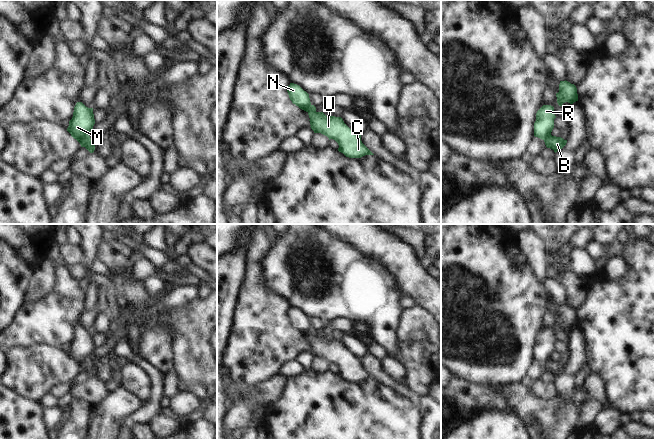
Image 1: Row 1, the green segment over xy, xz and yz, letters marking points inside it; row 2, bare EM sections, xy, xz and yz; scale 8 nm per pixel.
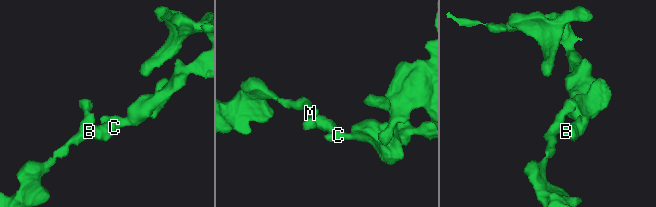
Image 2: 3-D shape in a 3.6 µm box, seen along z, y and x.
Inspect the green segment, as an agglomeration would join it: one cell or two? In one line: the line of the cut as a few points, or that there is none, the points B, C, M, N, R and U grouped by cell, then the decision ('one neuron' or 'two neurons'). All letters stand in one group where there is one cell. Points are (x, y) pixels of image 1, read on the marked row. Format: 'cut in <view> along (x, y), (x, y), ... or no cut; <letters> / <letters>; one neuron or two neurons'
cut in xy along (88, 134), (80, 144); B C U / M N R; two neurons

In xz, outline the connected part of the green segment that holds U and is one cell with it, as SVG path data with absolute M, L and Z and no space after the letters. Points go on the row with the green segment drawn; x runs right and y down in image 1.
M309 105L305 109L310 118L310 127L314 133L321 133L330 139L335 140L338 145L338 151L349 158L361 158L365 155L374 155L361 141L361 135L351 130L341 117L326 116L323 112L317 112L314 105Z

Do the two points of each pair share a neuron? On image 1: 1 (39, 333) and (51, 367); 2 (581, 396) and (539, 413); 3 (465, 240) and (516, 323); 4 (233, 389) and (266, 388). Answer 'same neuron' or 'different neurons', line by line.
1: different neurons
2: same neuron
3: same neuron
4: same neuron

